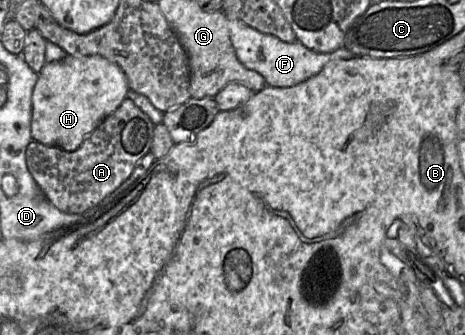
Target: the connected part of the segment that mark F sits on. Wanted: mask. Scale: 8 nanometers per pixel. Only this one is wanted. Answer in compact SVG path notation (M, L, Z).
M228 19L228 29L238 60L247 69L254 70L262 75L267 86L294 86L319 73L332 60L355 57L353 53L344 47L332 52L320 53L307 48L297 40L284 42L273 35L259 32L237 20Z

